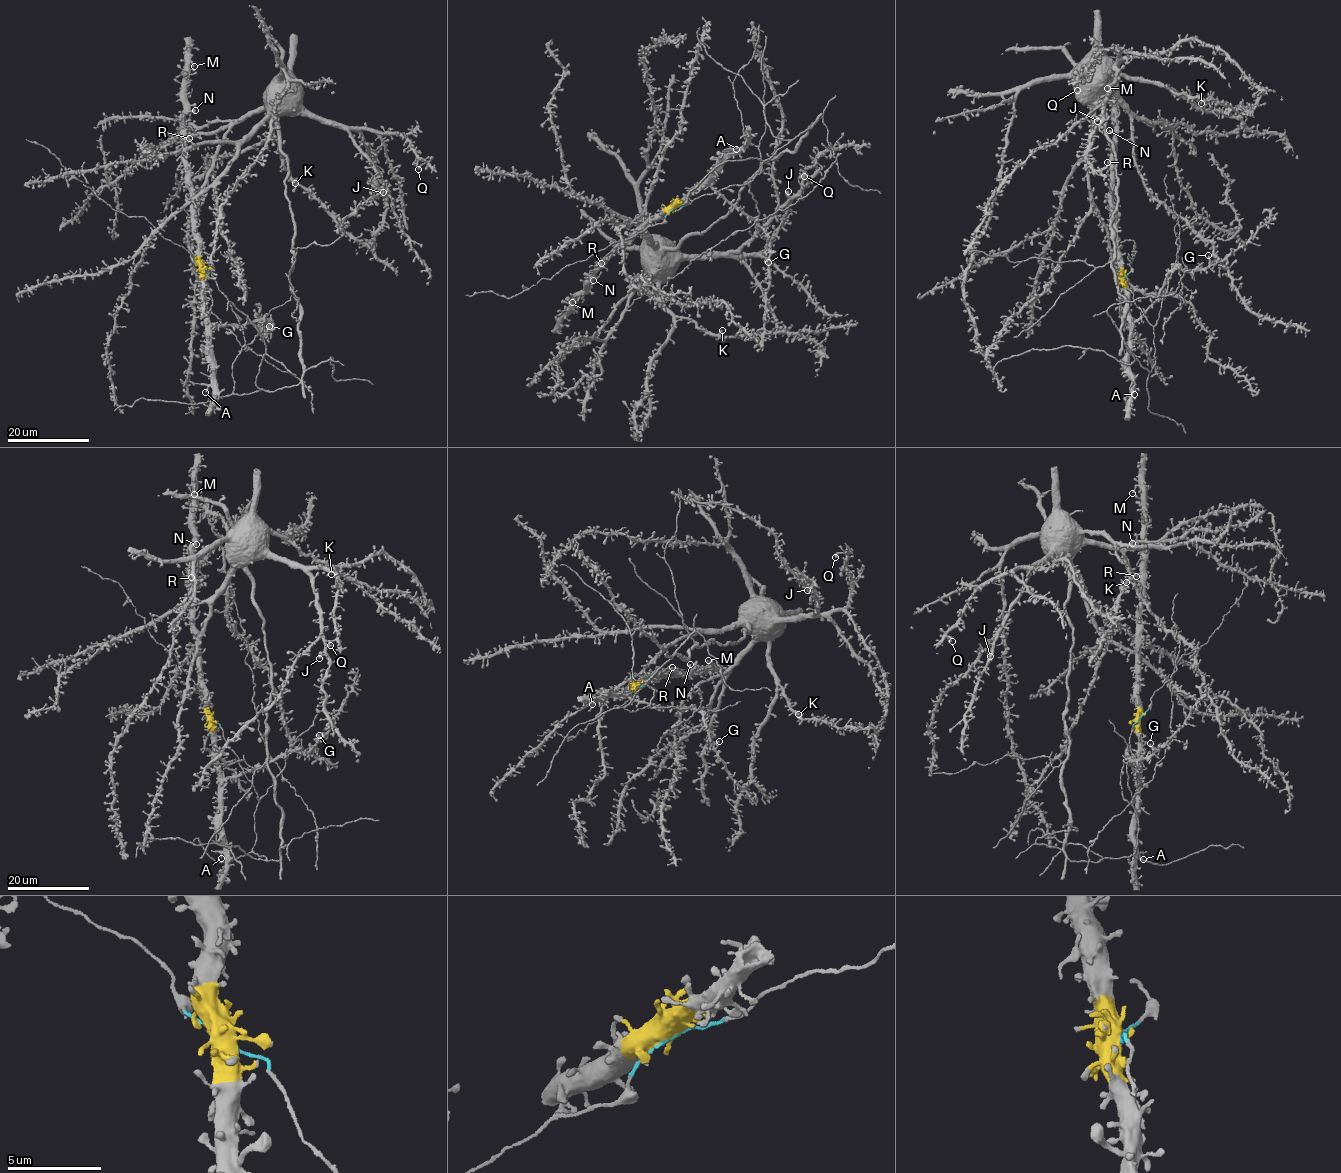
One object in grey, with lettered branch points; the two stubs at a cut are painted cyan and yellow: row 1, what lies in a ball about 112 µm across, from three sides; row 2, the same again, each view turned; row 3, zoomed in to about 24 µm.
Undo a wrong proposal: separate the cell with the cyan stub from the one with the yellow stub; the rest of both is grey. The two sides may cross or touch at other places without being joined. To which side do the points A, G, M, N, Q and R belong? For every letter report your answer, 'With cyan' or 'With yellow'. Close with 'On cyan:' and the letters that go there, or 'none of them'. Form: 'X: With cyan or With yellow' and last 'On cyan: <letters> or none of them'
A: With yellow
G: With yellow
M: With yellow
N: With yellow
Q: With cyan
R: With yellow
On cyan: Q

